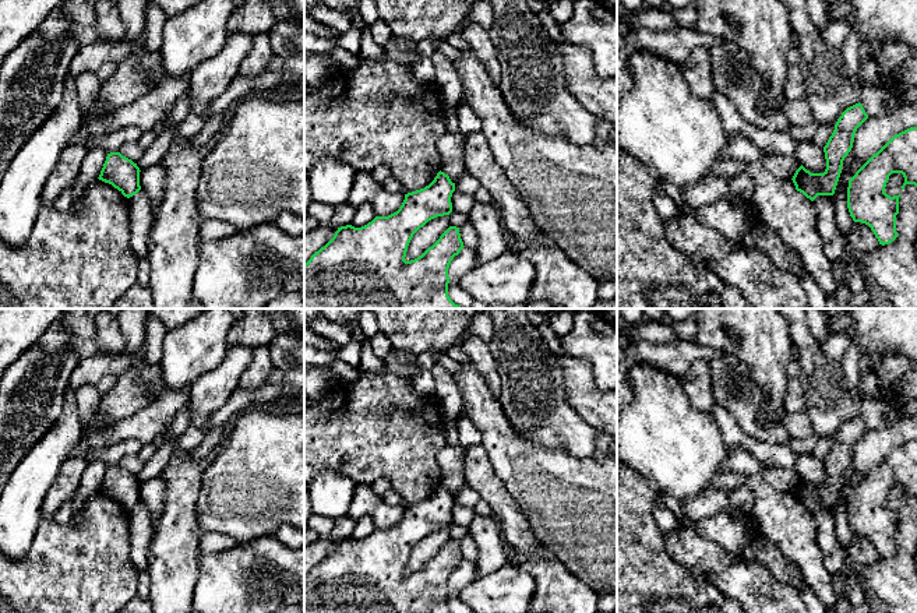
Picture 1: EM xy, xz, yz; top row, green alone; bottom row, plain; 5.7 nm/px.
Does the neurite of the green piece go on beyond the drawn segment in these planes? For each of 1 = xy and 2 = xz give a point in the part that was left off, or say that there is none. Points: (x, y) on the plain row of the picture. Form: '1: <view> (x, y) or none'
1: none
2: none

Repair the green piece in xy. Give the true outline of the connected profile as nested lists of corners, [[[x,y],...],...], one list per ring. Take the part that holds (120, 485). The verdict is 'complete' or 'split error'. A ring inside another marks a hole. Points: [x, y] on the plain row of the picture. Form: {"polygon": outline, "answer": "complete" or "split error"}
{"polygon": [[[110,465],[106,469],[99,493],[112,497],[124,510],[130,511],[141,503],[140,480],[120,465]]], "answer": "complete"}

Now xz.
{"polygon": [[[444,485],[424,501],[405,507],[399,522],[361,540],[341,539],[304,577],[304,613],[451,613],[448,581],[465,560],[459,540],[449,539],[422,568],[406,574],[413,547],[428,533],[452,525],[455,496]]], "answer": "complete"}

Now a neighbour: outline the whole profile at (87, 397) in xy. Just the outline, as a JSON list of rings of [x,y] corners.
[[[87,384],[75,391],[77,412],[82,433],[91,423],[91,419],[99,406],[102,394],[98,391],[95,384]]]

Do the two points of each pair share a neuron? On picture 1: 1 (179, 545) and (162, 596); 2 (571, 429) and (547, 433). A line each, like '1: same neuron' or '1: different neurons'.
1: same neuron
2: same neuron

